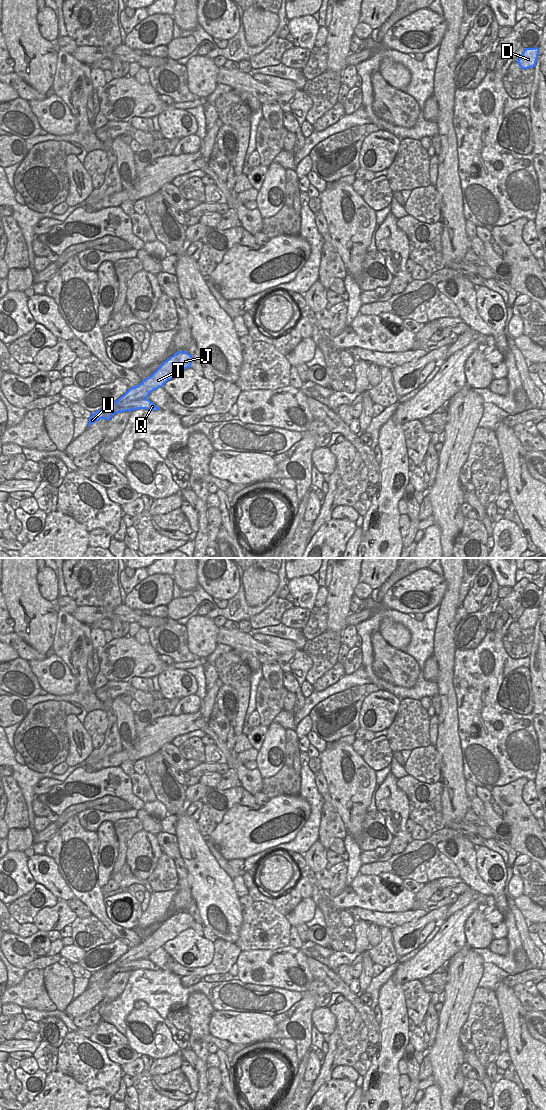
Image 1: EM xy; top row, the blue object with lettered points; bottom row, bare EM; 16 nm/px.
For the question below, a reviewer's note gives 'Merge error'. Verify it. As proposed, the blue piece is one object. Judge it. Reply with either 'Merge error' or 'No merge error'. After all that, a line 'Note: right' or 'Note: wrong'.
Merge error
Note: right

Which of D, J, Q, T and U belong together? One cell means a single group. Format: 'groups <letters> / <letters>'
groups D J T U / Q

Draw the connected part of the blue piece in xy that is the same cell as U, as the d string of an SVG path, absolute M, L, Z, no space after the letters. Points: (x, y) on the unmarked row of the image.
M178 911L164 921L150 937L144 939L139 945L129 948L123 956L111 963L110 966L92 973L92 976L89 978L88 987L100 979L109 981L115 974L123 972L117 970L121 965L147 958L151 952L159 947L163 947L168 940L175 938L180 932L190 928L193 921L192 915L187 911Z

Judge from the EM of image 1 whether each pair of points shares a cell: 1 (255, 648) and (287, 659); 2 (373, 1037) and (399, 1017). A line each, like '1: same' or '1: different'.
1: different
2: different

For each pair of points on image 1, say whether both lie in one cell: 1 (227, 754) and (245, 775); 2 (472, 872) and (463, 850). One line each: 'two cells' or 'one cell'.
1: one cell
2: one cell

